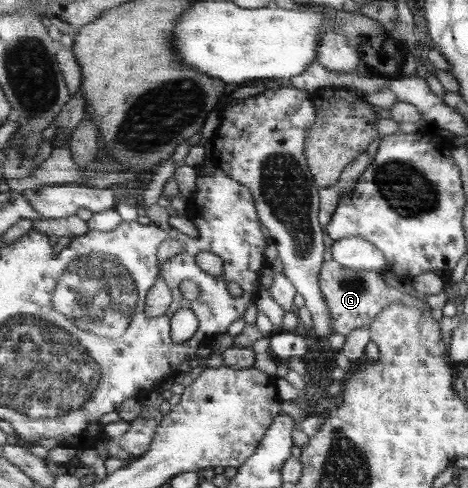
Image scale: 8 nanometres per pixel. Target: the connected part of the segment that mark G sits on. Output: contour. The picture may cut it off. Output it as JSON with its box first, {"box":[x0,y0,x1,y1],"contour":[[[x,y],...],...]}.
{"box":[320,258,429,336],"contour":[[[334,258],[323,264],[320,271],[321,290],[330,311],[332,329],[337,335],[348,336],[354,329],[369,328],[379,312],[393,302],[404,302],[404,304],[415,306],[424,310],[429,306],[425,302],[409,295],[407,291],[401,293],[385,283],[383,272],[379,271],[355,271],[345,269]]]}

